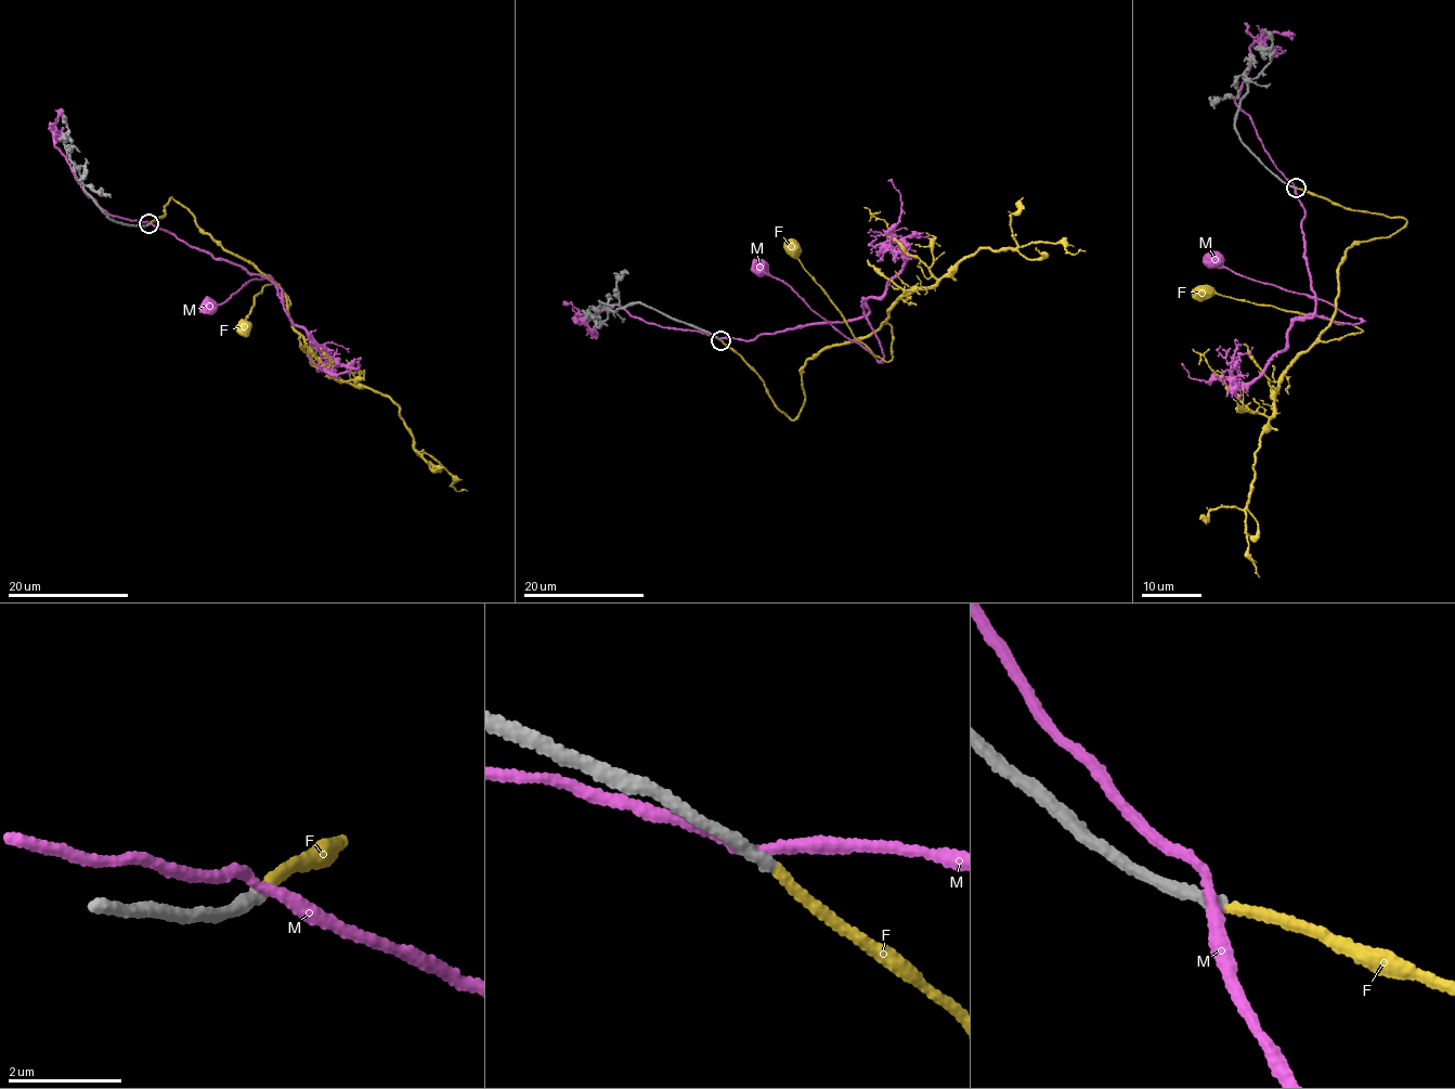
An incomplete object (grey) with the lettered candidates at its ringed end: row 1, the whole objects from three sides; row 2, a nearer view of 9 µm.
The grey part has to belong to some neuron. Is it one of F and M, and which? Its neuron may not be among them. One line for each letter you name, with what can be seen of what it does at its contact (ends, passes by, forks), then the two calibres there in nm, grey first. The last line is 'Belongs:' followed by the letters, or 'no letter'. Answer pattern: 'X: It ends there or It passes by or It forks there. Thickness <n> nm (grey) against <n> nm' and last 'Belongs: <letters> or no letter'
F: It ends there. Thickness 200 nm (grey) against 170 nm
Belongs: F

